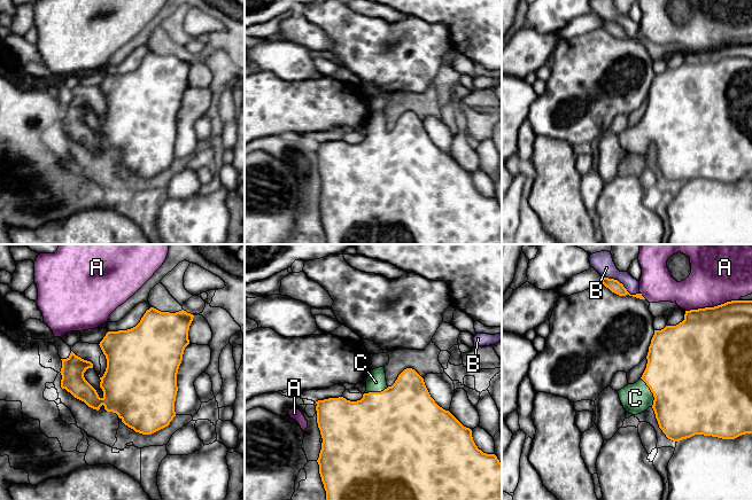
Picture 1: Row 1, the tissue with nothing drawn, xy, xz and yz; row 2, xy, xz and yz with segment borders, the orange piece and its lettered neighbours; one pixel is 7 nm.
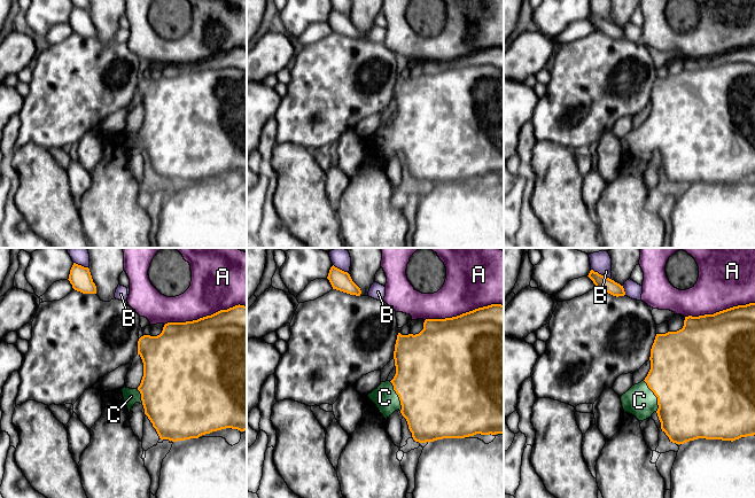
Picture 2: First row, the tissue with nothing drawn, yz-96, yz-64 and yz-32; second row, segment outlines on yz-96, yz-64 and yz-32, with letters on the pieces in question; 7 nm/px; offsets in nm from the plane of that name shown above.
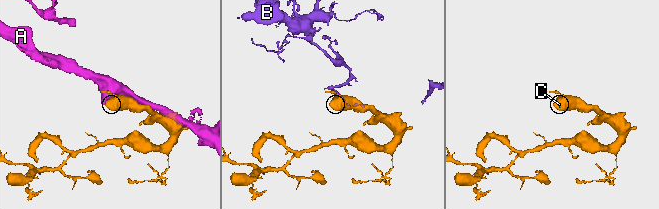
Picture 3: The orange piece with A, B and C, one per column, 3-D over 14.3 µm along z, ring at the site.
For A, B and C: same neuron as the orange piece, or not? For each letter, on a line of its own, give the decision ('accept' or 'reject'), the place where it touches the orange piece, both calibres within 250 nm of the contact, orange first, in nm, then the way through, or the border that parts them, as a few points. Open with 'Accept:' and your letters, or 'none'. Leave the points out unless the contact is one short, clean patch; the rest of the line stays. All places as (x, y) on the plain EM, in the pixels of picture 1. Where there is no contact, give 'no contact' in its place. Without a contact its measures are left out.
Accept: C
A: reject | yz (712, 51) | 500/340 nm
B: reject | yz (622, 28) | 90/140 nm
C: accept | yz (651, 134) | 500/200 nm | across yz (682, 117), (669, 129), (651, 134), (635, 141)

